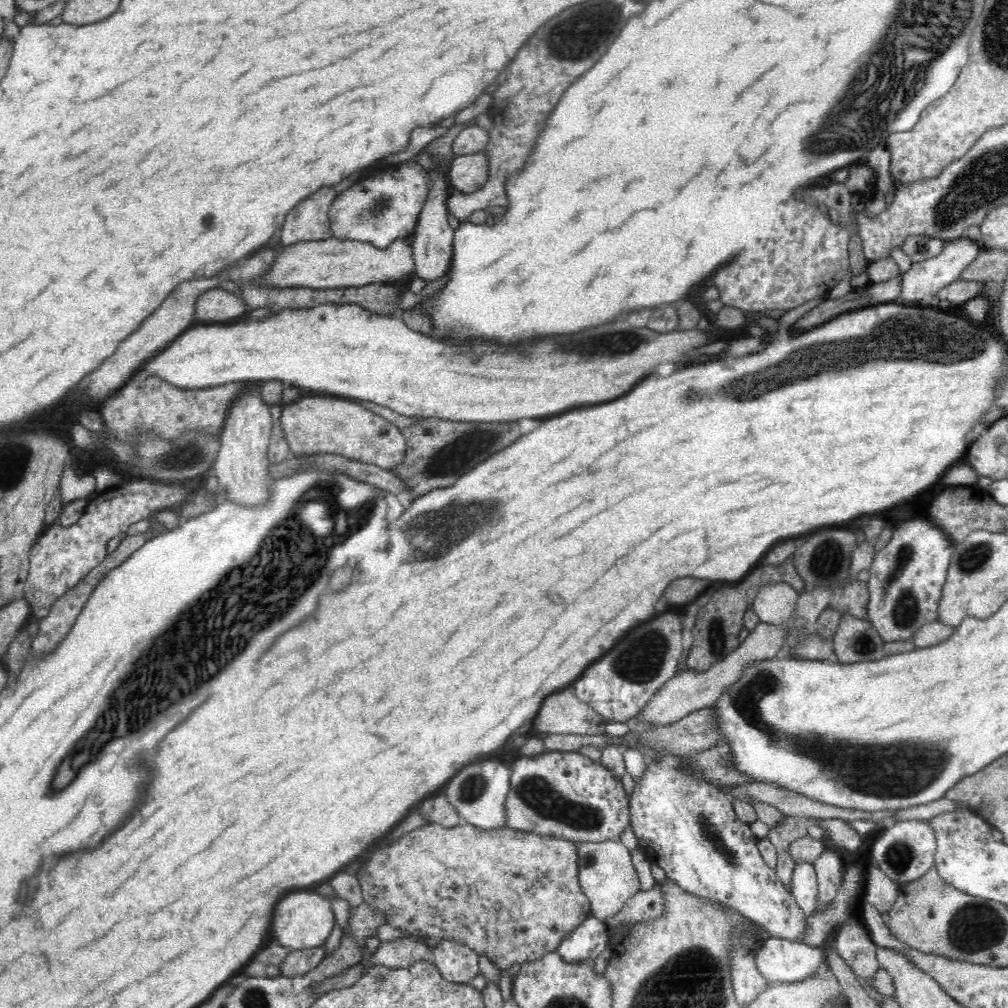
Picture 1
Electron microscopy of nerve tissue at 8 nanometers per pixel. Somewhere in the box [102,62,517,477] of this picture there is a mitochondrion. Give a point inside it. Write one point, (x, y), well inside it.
(193, 452)

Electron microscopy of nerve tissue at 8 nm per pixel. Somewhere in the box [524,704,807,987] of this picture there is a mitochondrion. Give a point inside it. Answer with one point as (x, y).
(708, 829)

